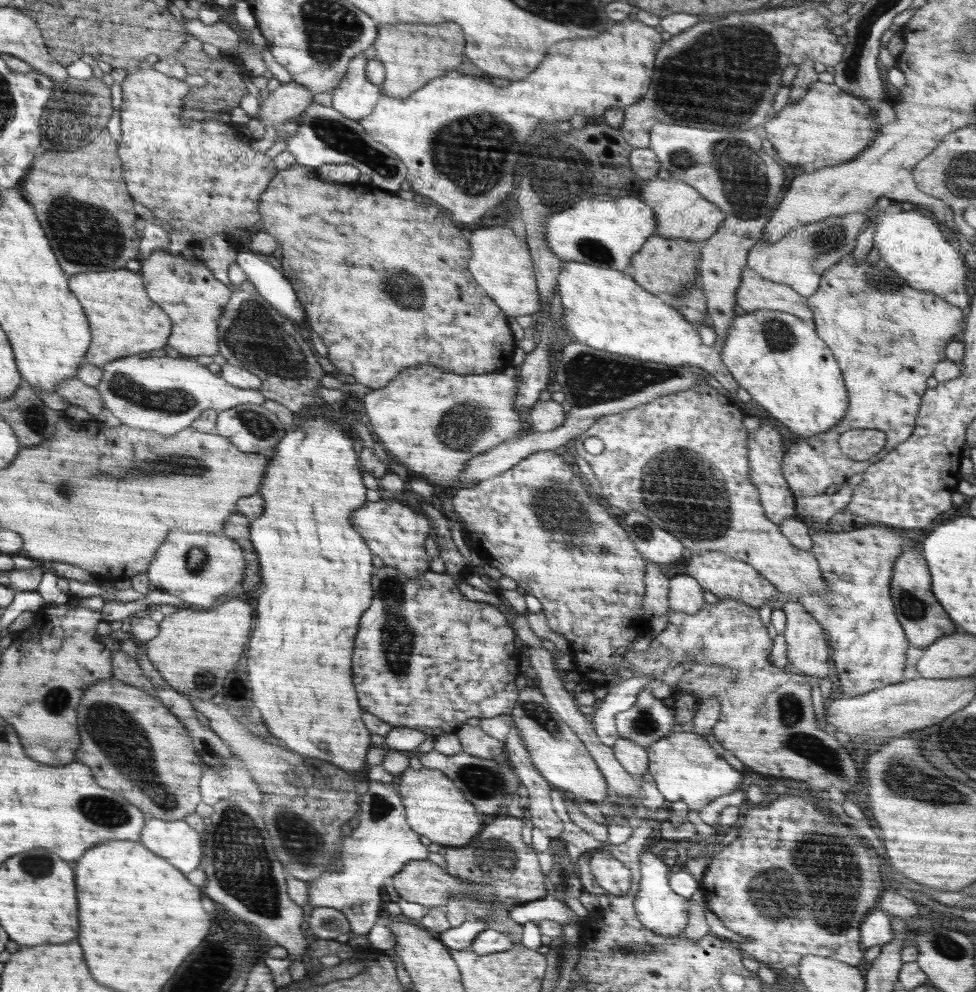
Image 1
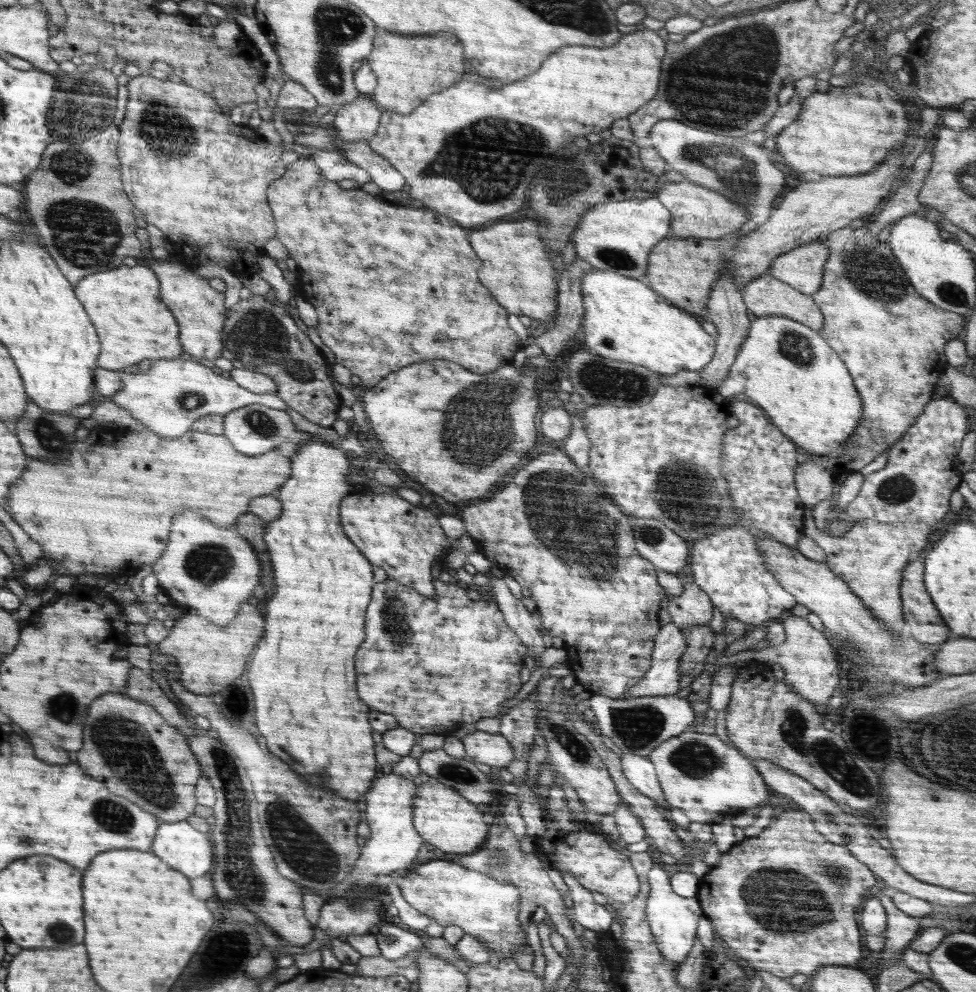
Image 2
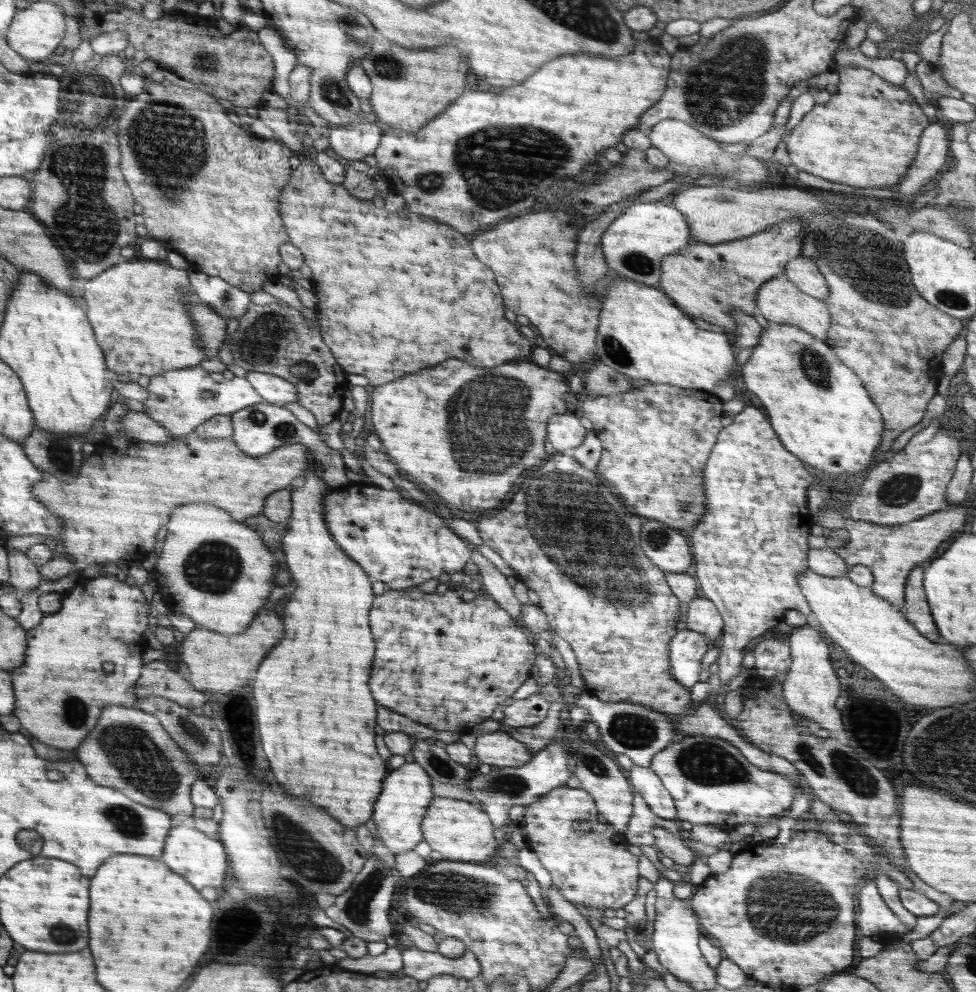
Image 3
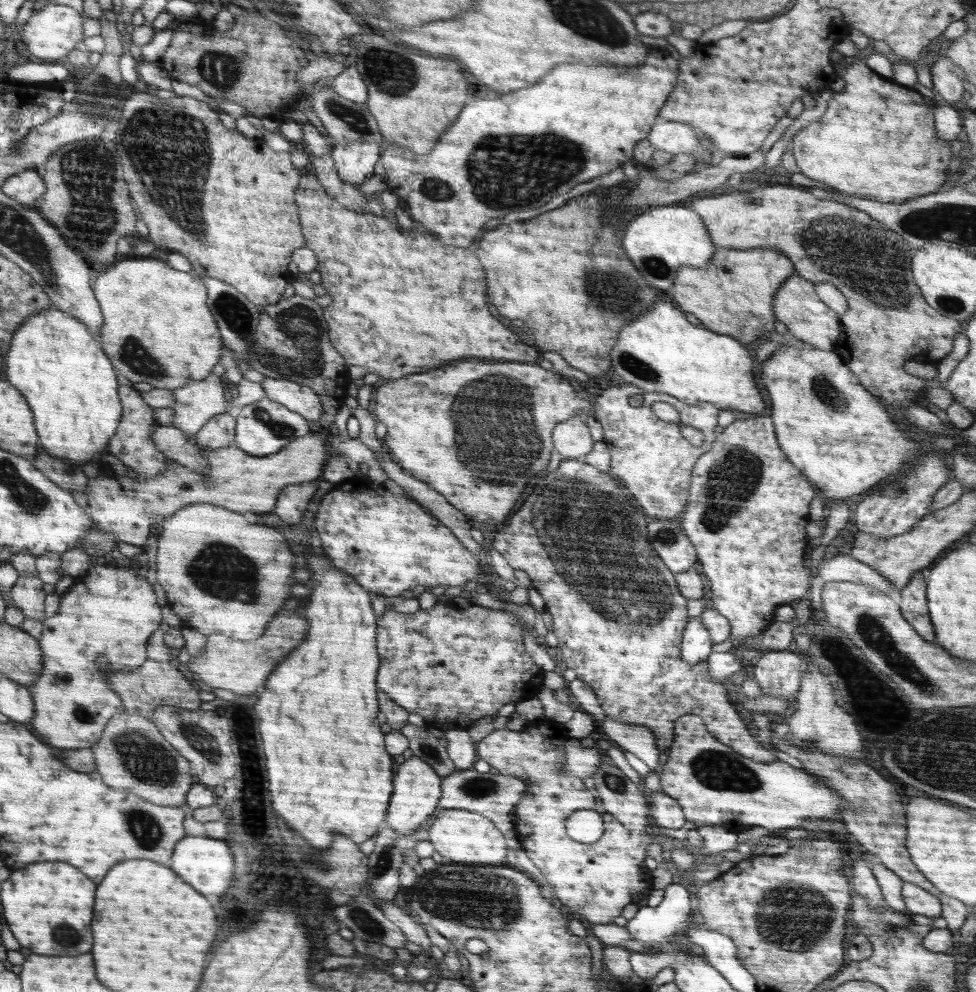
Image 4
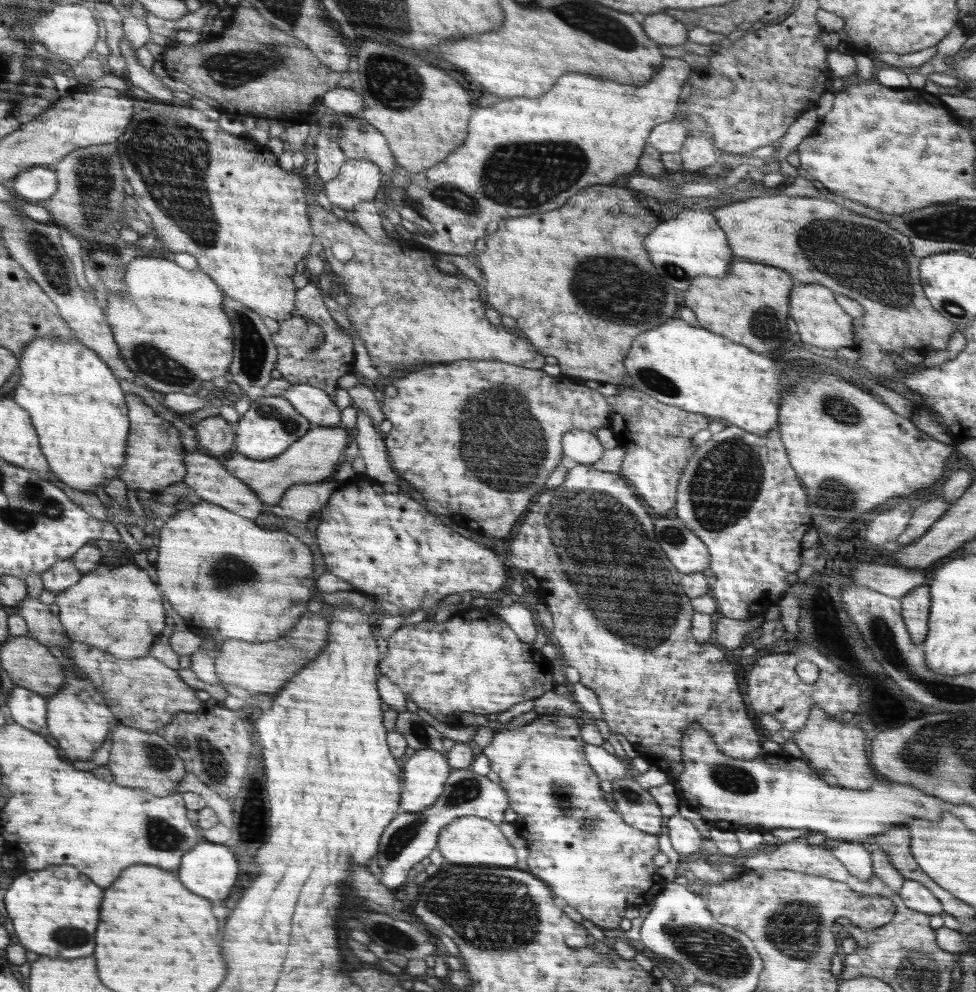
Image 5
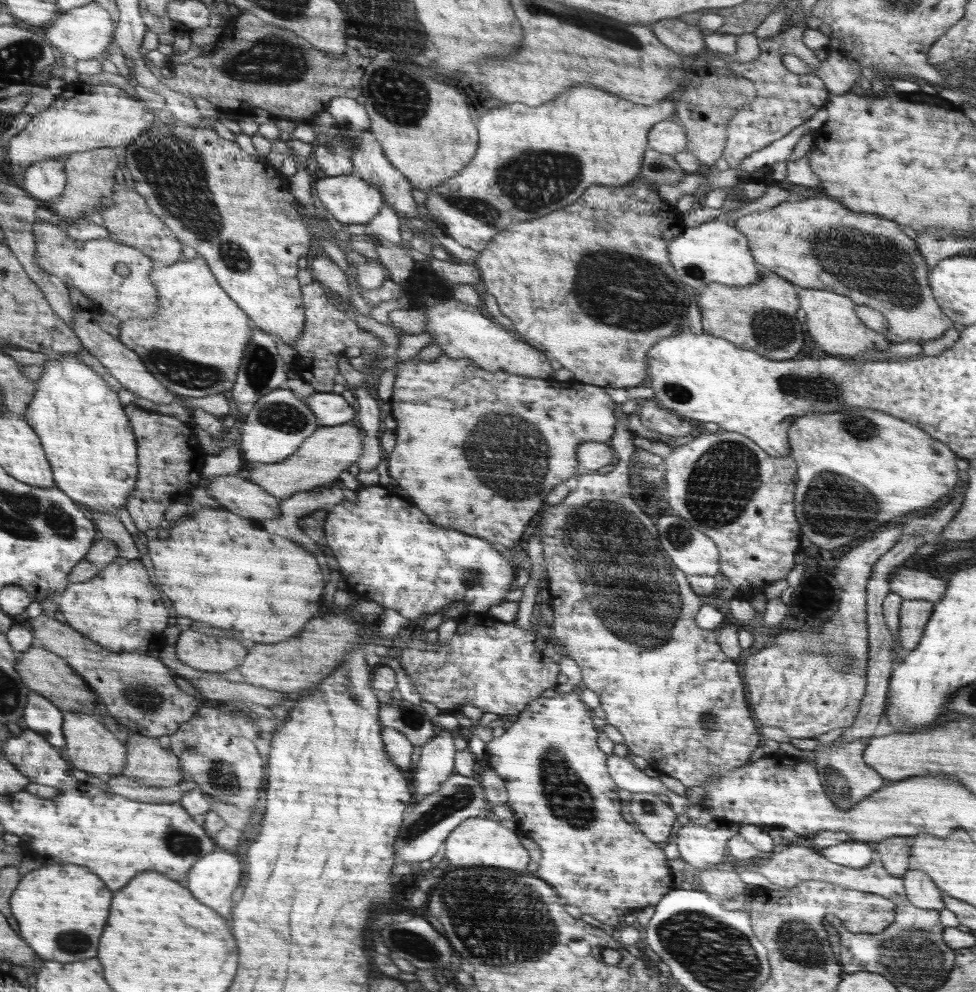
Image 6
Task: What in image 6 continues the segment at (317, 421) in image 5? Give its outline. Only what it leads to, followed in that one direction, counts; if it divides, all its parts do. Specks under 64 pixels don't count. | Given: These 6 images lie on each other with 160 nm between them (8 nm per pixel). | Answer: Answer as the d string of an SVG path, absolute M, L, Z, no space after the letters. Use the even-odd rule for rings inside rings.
M314 393L306 399L323 427L353 423L356 412L340 394Z

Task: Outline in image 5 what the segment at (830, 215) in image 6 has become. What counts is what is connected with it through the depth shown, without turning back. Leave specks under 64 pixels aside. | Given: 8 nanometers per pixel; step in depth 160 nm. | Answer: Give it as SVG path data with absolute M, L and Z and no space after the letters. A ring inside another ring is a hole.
M785 194L750 197L711 212L717 217L718 224L725 229L735 257L780 268L791 275L796 284L821 284L832 293L850 297L862 305L864 318L852 320L852 331L855 334L852 348L860 350L861 354L855 363L860 368L856 370L862 372L864 368L866 372L863 374L867 376L872 374L882 378L894 378L900 368L892 361L890 352L900 352L912 347L925 356L928 351L946 348L950 337L957 331L957 326L940 315L925 296L918 274L920 259L912 254L910 240L898 230L890 230L890 226L878 220L840 208L834 202L830 202L829 198L818 200L814 197L794 197Z

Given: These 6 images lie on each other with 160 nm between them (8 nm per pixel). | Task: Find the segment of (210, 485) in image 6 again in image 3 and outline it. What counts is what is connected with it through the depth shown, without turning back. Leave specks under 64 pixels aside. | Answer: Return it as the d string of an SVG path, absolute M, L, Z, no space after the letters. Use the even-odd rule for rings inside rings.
M129 411L121 418L125 429L134 440L150 444L166 444L173 439L173 434L146 413Z

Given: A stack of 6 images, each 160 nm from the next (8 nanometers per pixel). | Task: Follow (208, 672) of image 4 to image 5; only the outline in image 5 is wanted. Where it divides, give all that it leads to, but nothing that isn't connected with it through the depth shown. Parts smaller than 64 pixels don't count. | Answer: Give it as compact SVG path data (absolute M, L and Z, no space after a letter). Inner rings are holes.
M306 612L302 616L302 624L294 628L294 632L286 634L276 642L242 642L242 640L225 640L218 646L219 652L215 658L215 671L224 684L240 686L258 694L260 692L278 692L286 682L296 676L308 662L312 662L326 646L328 638L328 620L318 614Z

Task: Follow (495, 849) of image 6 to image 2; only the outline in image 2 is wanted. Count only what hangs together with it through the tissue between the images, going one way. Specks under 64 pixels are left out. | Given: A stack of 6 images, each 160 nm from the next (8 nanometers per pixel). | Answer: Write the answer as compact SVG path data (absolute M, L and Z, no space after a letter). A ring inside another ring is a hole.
M431 777L427 782L418 781L413 813L413 824L422 838L444 852L452 852L452 856L477 851L488 832L484 814L476 808L476 804L460 796L457 789L450 788L449 785Z

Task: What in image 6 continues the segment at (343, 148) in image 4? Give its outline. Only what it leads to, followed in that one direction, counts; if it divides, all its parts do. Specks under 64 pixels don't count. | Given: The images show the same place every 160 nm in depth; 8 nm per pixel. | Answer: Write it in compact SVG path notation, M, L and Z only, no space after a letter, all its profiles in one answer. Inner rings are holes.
M357 173L325 177L316 183L316 196L345 227L366 224L381 210L383 193Z

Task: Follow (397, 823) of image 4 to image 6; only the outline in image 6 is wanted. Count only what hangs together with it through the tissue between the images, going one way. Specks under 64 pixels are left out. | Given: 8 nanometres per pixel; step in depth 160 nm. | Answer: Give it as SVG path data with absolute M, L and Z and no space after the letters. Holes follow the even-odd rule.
M445 728L439 729L434 737L421 746L420 758L412 772L414 798L418 798L416 802L440 790L445 780L456 772L457 750L453 740L456 734Z

